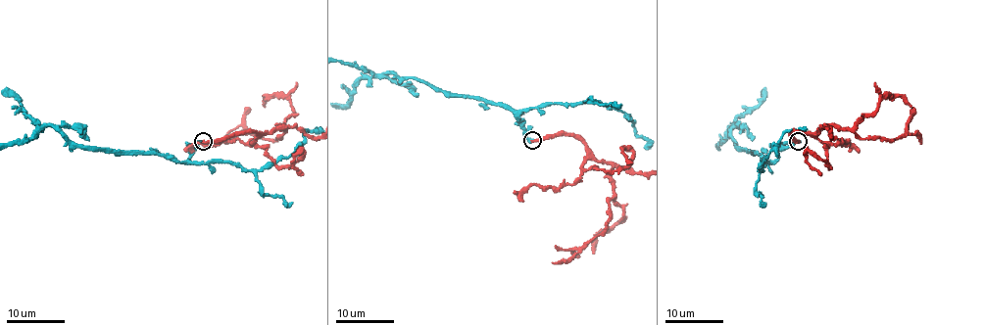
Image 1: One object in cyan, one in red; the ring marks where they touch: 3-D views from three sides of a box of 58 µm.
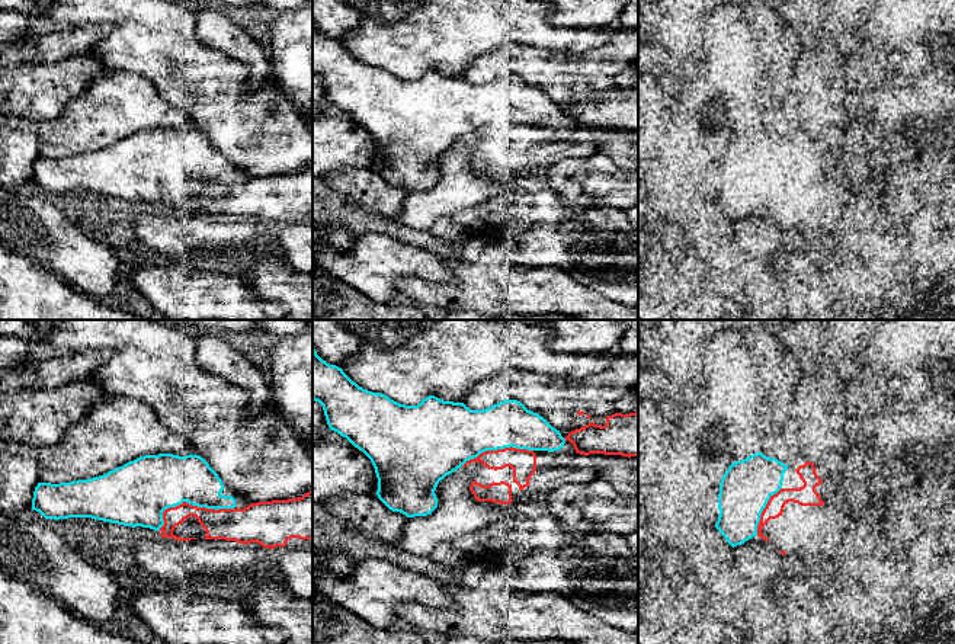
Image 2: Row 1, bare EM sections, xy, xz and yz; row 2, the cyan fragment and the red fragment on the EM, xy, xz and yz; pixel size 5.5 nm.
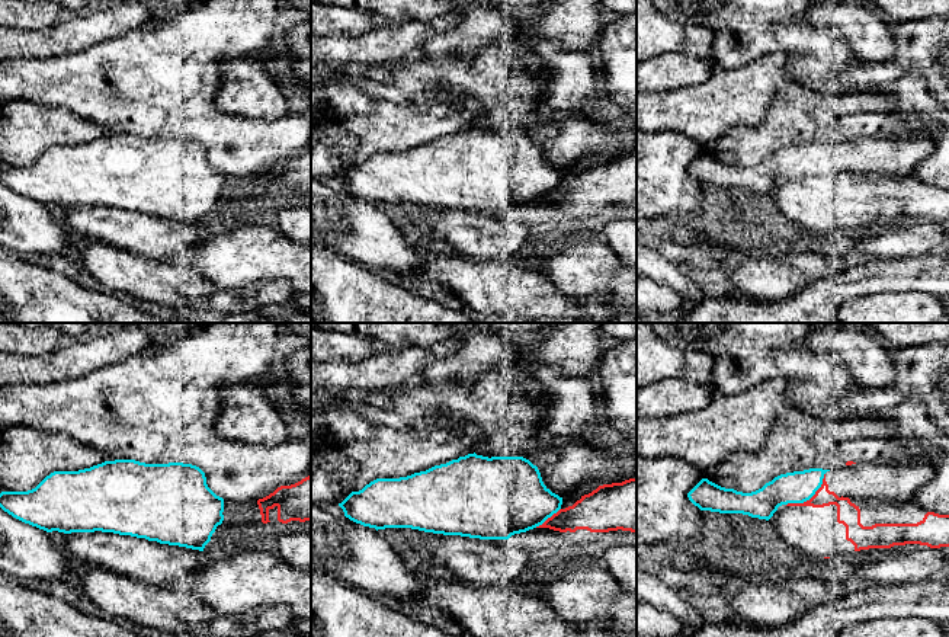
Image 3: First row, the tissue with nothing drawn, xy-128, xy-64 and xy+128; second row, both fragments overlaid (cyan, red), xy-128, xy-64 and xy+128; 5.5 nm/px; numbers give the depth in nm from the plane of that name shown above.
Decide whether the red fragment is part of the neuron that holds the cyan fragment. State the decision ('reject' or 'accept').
reject

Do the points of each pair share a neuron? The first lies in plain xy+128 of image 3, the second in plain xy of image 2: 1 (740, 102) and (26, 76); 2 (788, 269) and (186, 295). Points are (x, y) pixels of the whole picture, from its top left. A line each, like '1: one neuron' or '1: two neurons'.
1: one neuron
2: two neurons

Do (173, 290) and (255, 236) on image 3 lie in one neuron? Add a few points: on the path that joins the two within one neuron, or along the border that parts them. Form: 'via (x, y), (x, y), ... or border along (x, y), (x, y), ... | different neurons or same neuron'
border along (176, 259), (185, 261), (217, 285), (228, 288) | different neurons

